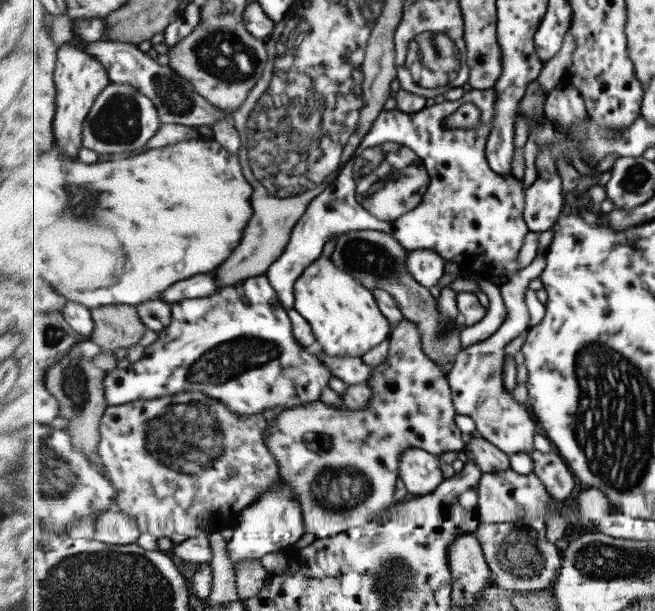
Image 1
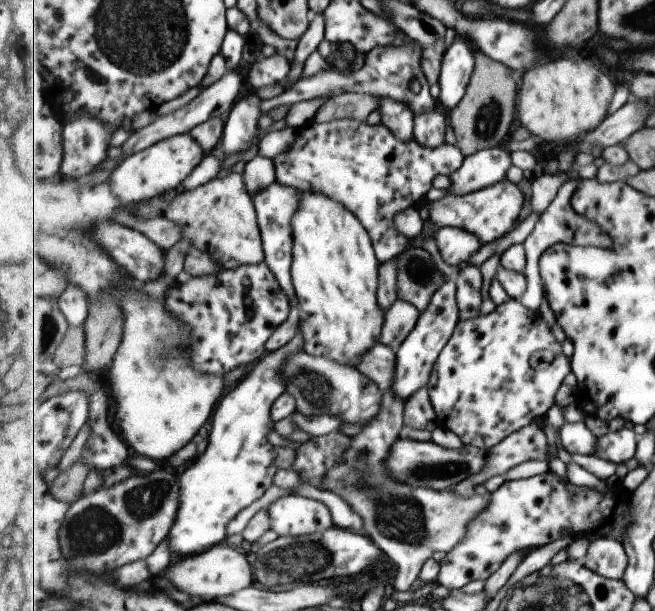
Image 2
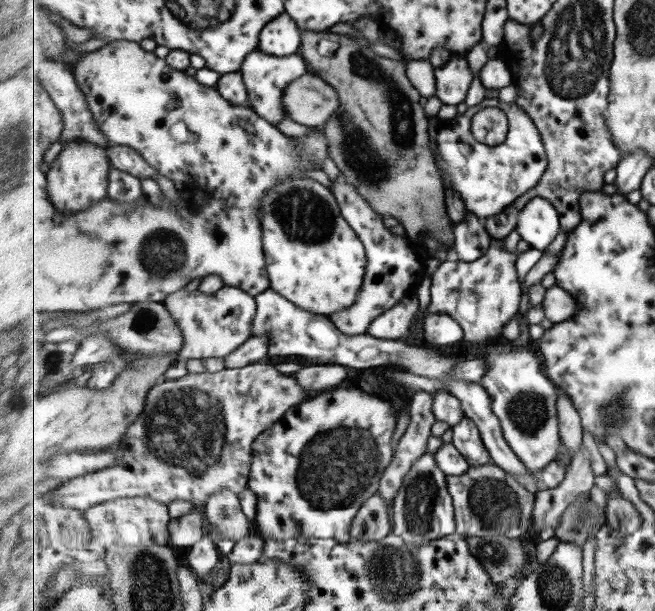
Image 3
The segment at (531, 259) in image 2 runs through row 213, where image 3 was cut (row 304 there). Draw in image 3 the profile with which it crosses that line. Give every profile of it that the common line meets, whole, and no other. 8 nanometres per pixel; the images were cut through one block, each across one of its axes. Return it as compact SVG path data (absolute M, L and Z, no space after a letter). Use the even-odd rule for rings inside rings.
M555 284L549 287L543 296L543 307L545 307L545 315L553 324L565 322L579 311L579 300L564 288Z

